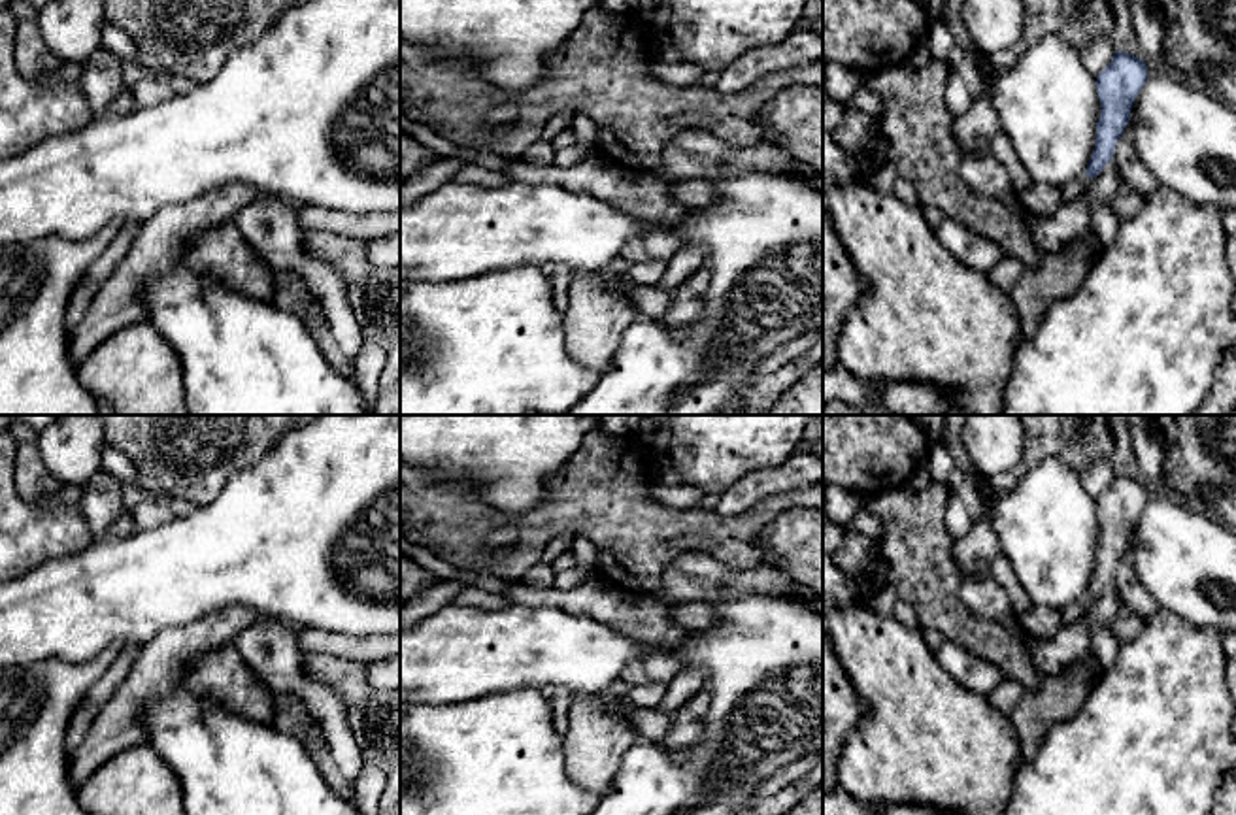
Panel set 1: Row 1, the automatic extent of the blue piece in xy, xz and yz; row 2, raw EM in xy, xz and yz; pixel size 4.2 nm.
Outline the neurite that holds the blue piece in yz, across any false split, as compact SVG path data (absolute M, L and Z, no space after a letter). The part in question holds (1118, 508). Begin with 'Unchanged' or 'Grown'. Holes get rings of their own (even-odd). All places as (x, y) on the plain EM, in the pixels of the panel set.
Grown. M1115 474L1111 485L1096 500L1100 540L1096 545L1094 574L1087 592L1061 613L1062 624L1079 621L1085 609L1111 585L1117 562L1123 558L1132 526L1147 504L1147 489L1142 481Z

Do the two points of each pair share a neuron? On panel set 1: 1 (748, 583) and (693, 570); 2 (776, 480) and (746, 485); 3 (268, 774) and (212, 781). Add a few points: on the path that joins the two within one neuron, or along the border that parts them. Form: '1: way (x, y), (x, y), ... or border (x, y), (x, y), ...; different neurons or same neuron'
1: way (734, 583), (706, 580); same neuron
2: way (768, 482), (753, 485); same neuron
3: way (255, 781), (225, 781); same neuron

